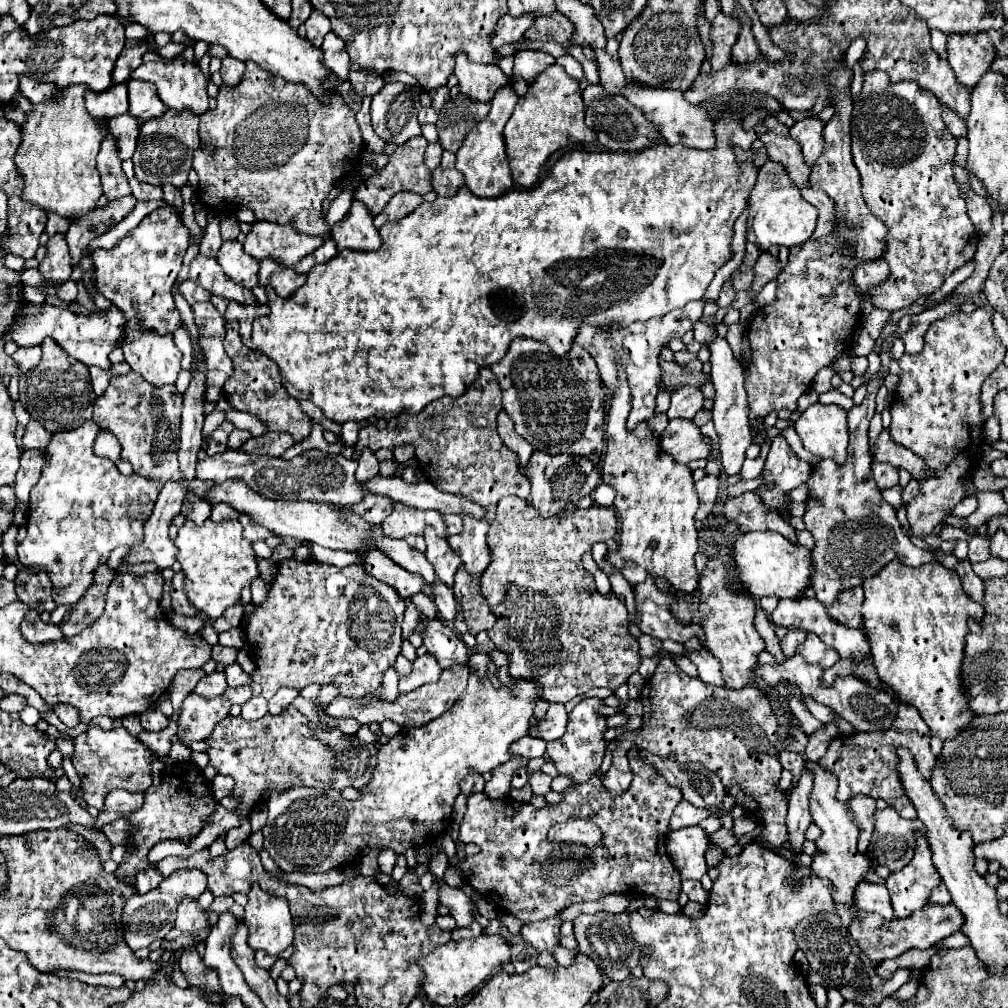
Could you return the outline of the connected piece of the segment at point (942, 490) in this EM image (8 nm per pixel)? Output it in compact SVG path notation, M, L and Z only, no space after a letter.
M976 308L972 314L956 312L948 318L940 318L930 324L928 332L924 334L924 350L920 354L904 354L900 358L900 384L894 392L894 400L890 406L892 424L890 424L890 438L892 442L912 450L916 456L920 456L930 470L934 470L934 478L926 478L920 484L920 494L912 498L912 502L906 506L908 510L908 522L912 526L912 532L922 538L924 534L930 534L936 524L942 522L944 516L950 514L950 510L964 498L962 480L972 476L976 452L982 448L982 410L980 410L980 388L984 380L1002 364L1006 354L1004 344L996 338L994 326L992 326L992 314L986 312L986 308Z

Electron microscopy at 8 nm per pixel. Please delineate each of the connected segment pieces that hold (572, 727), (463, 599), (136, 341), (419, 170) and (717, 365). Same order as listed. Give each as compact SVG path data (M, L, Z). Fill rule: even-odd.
M584 698L580 704L576 704L576 708L568 714L568 726L564 736L554 742L548 742L546 748L546 754L552 758L558 774L570 776L576 782L588 782L600 770L602 764L606 718L596 714L598 706L602 706L602 700L598 698Z
M458 568L452 590L454 590L456 602L460 604L460 612L454 622L454 628L460 634L470 632L476 636L482 630L490 630L496 622L486 600L478 594L478 588L480 588L480 582L470 578L470 574L464 568Z
M128 322L122 352L130 368L142 374L152 386L160 388L176 384L180 374L182 352L176 348L172 334L158 336L156 332L142 332L138 322Z
M414 138L410 142L406 142L404 146L398 146L396 152L390 156L390 162L374 172L370 178L366 178L356 190L354 190L354 200L362 202L370 214L380 214L384 210L384 206L388 204L388 200L398 194L398 192L416 192L416 194L426 194L432 190L432 172L424 166L424 152L426 152L426 138Z
M716 338L710 346L710 362L712 362L712 384L716 390L716 400L712 408L712 422L716 426L718 438L720 438L720 462L724 474L738 474L744 462L744 452L752 444L752 430L748 424L748 402L746 402L746 390L744 390L744 368L742 364L734 358L730 344L724 338Z

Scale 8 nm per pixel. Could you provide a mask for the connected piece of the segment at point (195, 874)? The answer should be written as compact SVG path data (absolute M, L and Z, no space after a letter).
M178 870L174 874L170 874L168 878L162 880L162 884L154 890L150 890L148 894L134 894L122 910L122 918L124 918L124 940L128 944L130 950L138 950L138 948L146 948L150 946L154 940L162 940L168 930L174 926L174 918L176 918L176 908L184 898L192 898L196 900L202 892L206 890L206 874L200 870Z

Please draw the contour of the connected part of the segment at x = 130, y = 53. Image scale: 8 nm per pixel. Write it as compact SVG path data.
M136 44L136 46L130 46L130 48L124 48L118 62L116 62L116 68L114 68L114 82L128 82L130 80L130 72L136 70L140 64L142 64L142 56L148 52L148 46L146 44Z

